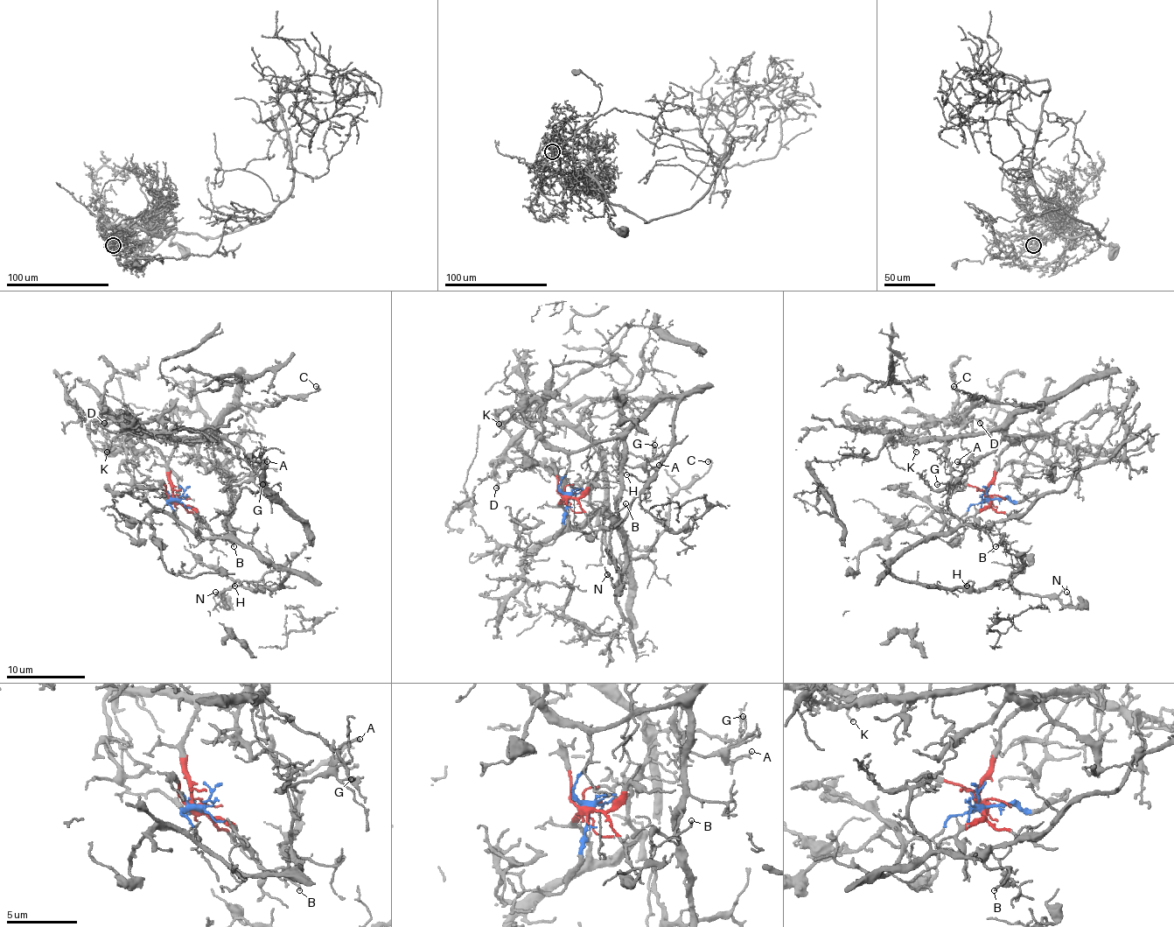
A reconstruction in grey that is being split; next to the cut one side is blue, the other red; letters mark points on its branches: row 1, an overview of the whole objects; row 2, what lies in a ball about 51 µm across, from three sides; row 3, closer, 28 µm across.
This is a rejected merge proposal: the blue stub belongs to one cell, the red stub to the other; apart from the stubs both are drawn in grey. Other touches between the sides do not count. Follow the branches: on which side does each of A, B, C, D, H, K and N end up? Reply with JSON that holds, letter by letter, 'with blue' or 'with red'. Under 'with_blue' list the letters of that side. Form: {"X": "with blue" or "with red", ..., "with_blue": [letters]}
{"A": "with blue", "B": "with blue", "C": "with red", "D": "with red", "H": "with blue", "K": "with red", "N": "with blue", "with_blue": ["A", "B", "H", "N"]}

